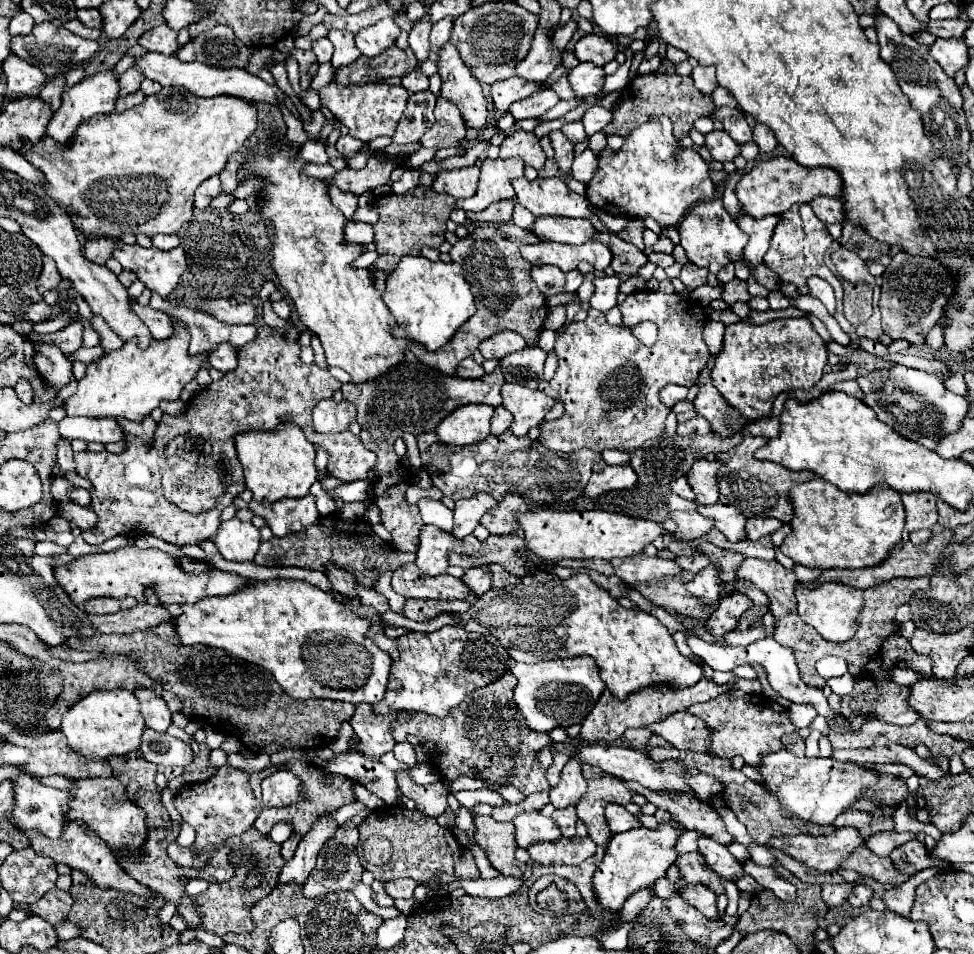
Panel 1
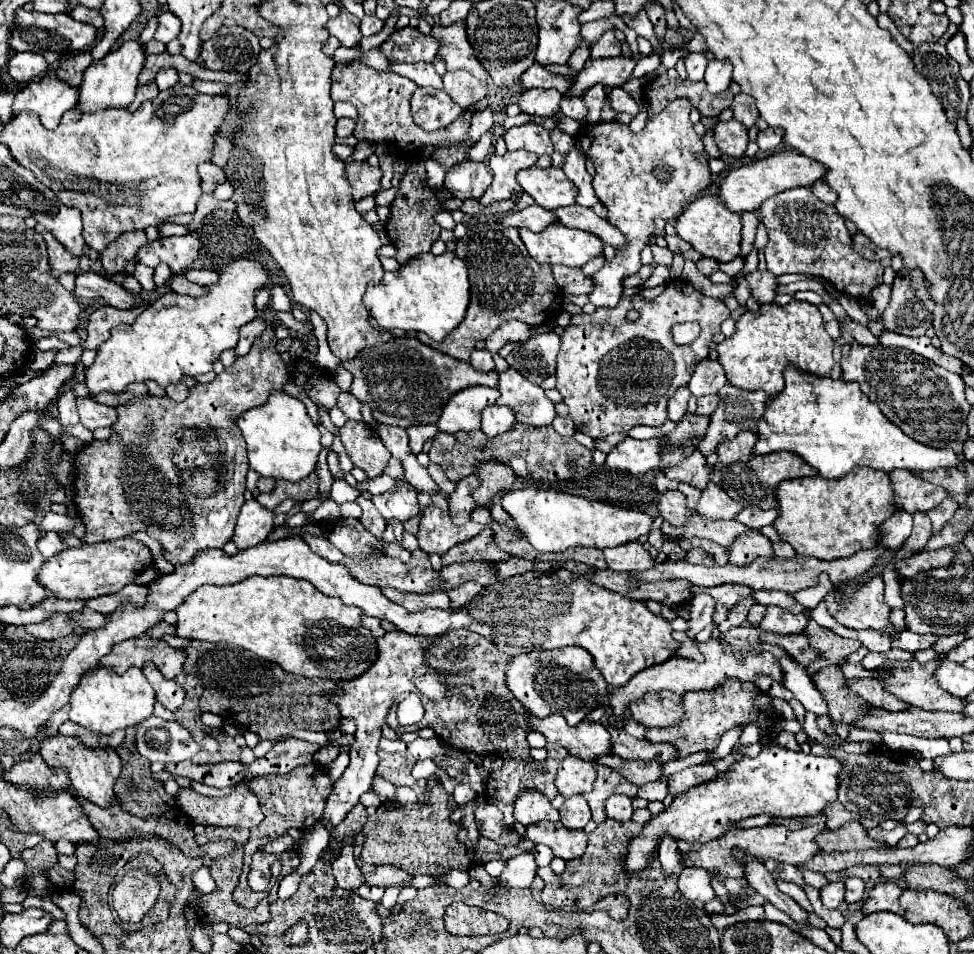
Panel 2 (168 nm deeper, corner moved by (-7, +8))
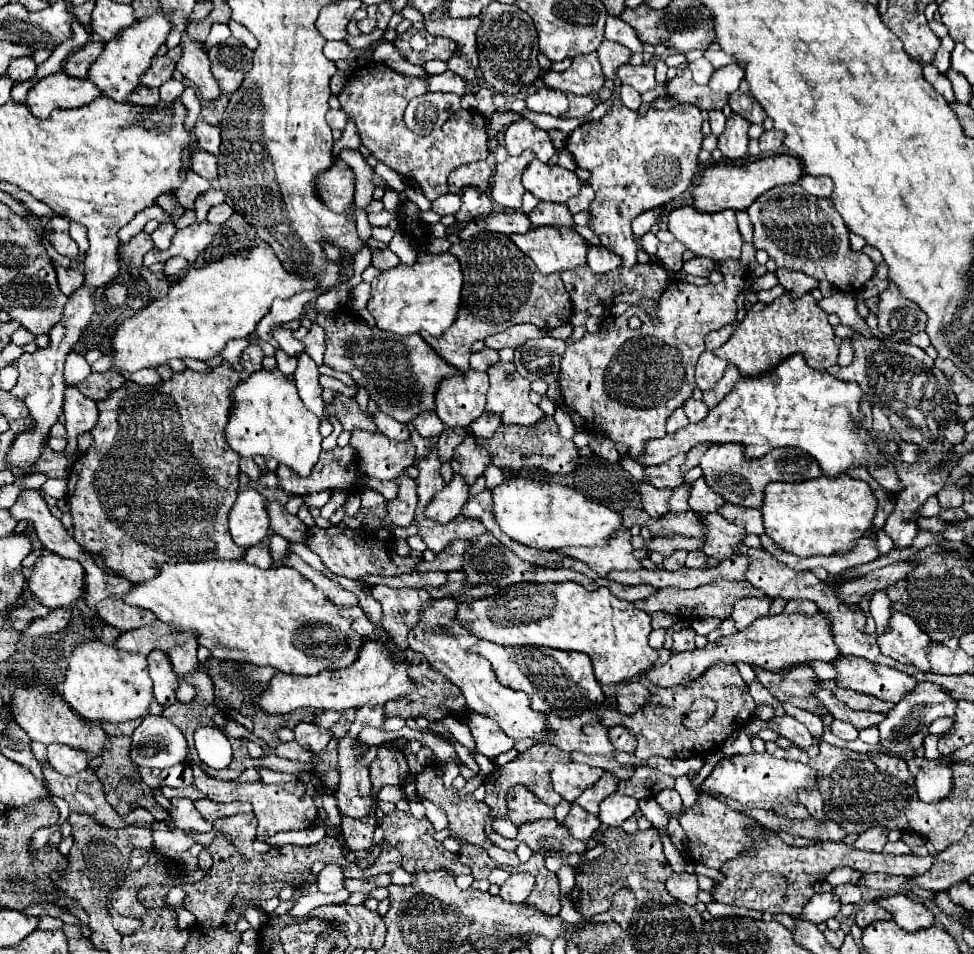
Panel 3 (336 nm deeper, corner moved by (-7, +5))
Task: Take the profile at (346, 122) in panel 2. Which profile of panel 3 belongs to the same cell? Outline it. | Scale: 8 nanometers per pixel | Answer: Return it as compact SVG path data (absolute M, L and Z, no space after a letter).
M330 109L328 115L326 115L326 121L328 121L328 125L330 125L332 129L344 131L344 127L346 127L346 115L344 115L344 111L334 111L334 109Z

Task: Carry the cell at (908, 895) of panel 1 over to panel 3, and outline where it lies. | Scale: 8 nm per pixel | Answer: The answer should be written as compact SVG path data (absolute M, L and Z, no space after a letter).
M874 897L874 899L870 899L870 901L866 901L860 909L858 909L858 913L856 913L856 923L858 923L858 927L866 927L866 925L870 925L872 921L880 921L880 919L892 919L892 913L890 911L886 911L884 907L880 907L880 897Z

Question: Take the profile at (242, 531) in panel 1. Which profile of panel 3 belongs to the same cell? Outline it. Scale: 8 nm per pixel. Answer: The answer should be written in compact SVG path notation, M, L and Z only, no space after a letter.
M244 489L240 491L230 511L230 535L240 547L254 547L270 531L270 515L266 501L260 493Z

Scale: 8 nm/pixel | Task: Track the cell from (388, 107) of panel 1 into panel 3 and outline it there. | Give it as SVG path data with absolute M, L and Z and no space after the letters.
M380 63L366 65L360 73L352 75L342 91L338 93L338 101L342 105L342 111L354 119L358 137L362 145L366 145L372 155L398 171L400 175L408 177L410 181L416 181L424 195L434 201L440 195L448 193L446 179L450 171L454 171L460 165L474 163L480 159L486 159L486 117L476 111L458 111L448 123L438 127L432 135L416 135L404 125L404 111L412 97L426 93L428 87L424 87L424 79L412 79L406 75L400 75Z

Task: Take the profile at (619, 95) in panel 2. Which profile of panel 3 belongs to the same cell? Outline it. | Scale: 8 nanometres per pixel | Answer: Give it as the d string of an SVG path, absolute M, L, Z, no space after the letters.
M622 85L622 89L620 89L620 99L622 99L622 103L628 107L628 109L632 109L632 111L636 111L638 107L640 107L640 93L638 91L632 91L632 87L628 87L628 85Z

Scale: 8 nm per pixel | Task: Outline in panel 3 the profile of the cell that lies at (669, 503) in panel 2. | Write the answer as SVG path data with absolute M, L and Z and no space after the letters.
M642 483L640 493L642 493L644 509L652 519L660 519L670 511L668 509L668 499L672 497L670 489L656 489L656 487L648 485L648 483Z

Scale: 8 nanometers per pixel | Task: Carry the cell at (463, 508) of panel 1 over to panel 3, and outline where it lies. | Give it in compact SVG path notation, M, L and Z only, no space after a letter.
M454 475L452 481L440 491L440 495L436 495L430 507L426 507L426 515L442 525L454 521L468 501L468 489L470 487L464 483L464 479Z

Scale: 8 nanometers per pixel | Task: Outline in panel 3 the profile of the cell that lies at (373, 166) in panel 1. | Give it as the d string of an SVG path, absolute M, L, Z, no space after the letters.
M336 159L332 171L326 171L320 177L318 191L332 211L346 213L354 205L354 171Z

